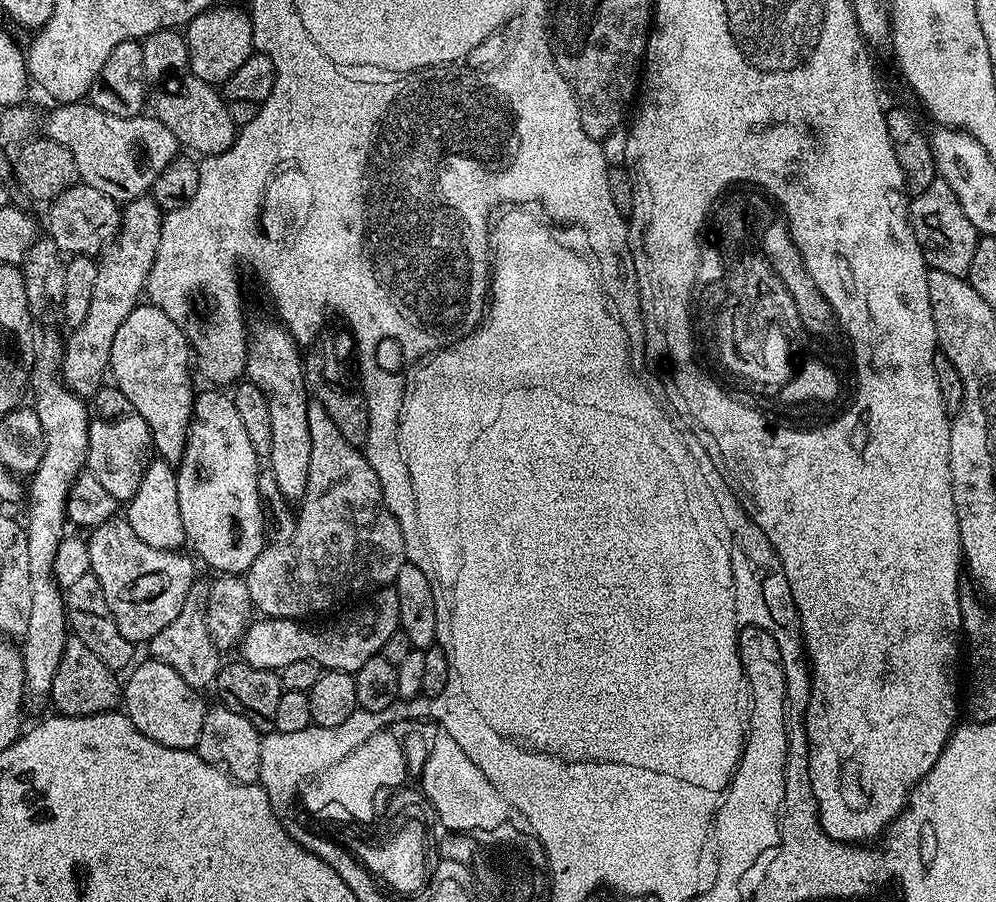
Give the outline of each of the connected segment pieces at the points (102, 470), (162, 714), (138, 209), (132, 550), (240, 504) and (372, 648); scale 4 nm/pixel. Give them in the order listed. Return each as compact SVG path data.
M133 414L130 418L117 420L96 418L89 423L87 471L92 472L94 478L98 478L98 482L109 494L114 494L117 502L127 502L134 498L153 459L150 426L146 426L140 416Z
M144 658L144 661L138 664L127 673L128 680L126 676L122 684L124 715L130 718L130 722L134 722L137 730L146 734L146 738L162 746L195 749L198 734L202 734L206 711L206 703L204 704L203 698L200 697L203 695L162 662Z
M151 195L139 196L138 199L127 201L123 205L120 230L98 260L98 279L86 313L86 322L71 329L67 333L68 340L63 341L64 357L60 377L75 396L95 396L109 375L110 346L114 346L114 334L118 334L118 326L126 322L128 315L136 309L136 305L141 303L145 295L150 266L154 266L158 242L162 238L164 217L165 213L153 202Z
M113 518L108 520L102 526L91 529L87 537L88 549L90 550L90 566L92 573L102 582L102 590L106 593L106 602L114 614L114 622L118 622L118 630L128 640L133 642L147 642L158 634L158 630L166 630L174 618L182 610L186 602L186 594L190 586L194 583L192 576L191 555L183 556L183 551L167 552L158 550L154 546L146 546L138 534L129 526L127 519Z
M208 390L195 397L192 402L192 421L188 427L188 441L186 442L186 454L182 454L182 462L176 468L176 481L178 482L178 511L182 514L182 530L184 531L185 541L192 544L191 551L197 557L201 556L206 563L220 574L244 574L247 573L249 566L258 558L258 554L266 546L266 509L260 499L260 474L262 471L261 457L256 455L254 446L250 446L250 438L246 434L244 423L238 414L238 409L234 407L231 395L225 394L220 390Z
M395 587L381 588L373 596L376 597L361 612L356 612L349 618L348 624L338 625L333 632L304 628L308 626L299 620L253 619L242 641L243 663L279 670L290 666L290 662L313 660L320 664L321 669L355 674L362 670L365 662L370 662L370 658L383 653L386 638L390 638L390 634L394 634L400 627L398 594Z

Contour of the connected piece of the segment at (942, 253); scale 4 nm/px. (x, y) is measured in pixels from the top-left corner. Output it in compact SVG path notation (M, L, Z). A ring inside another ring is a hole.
M938 178L930 182L926 190L911 197L908 218L912 221L912 232L916 235L929 269L942 270L942 274L967 277L974 262L978 233L970 218L966 218L954 190L950 190L950 186L946 186L944 180Z

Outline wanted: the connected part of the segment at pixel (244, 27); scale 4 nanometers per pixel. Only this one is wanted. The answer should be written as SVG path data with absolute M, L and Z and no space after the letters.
M207 8L187 24L183 33L188 43L188 68L191 75L213 86L223 86L230 74L234 74L234 70L238 70L238 66L242 66L242 62L246 62L246 58L250 58L254 51L252 17L245 9L243 12L240 8Z

